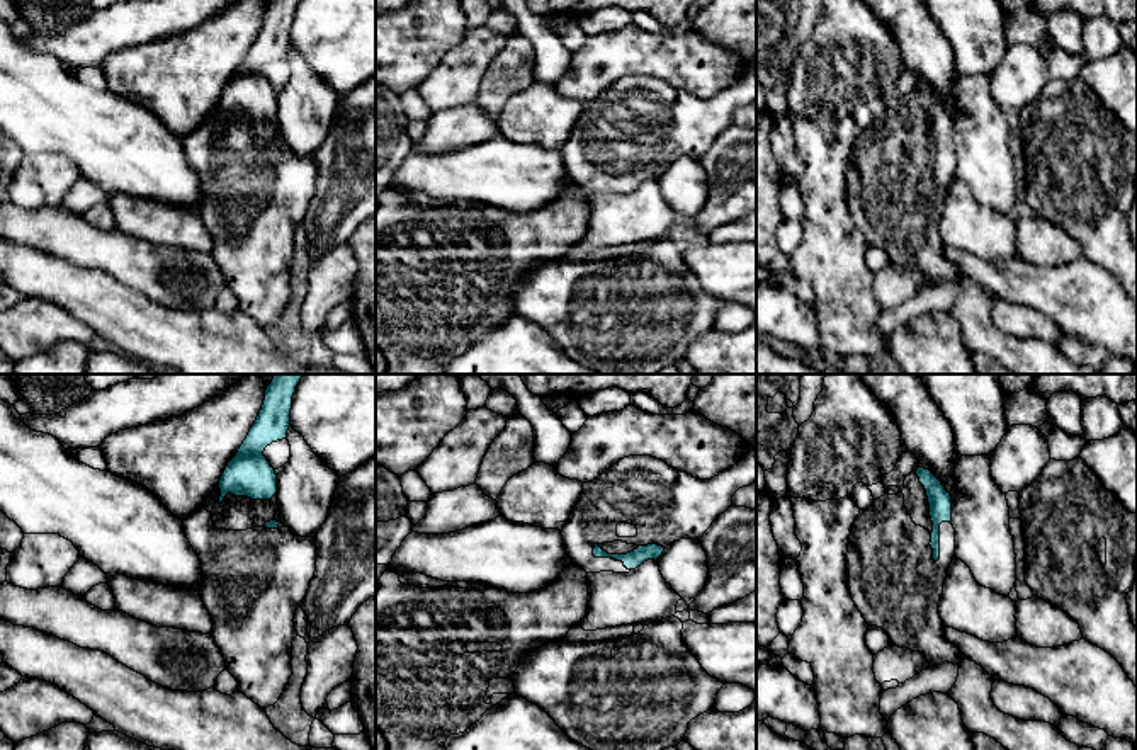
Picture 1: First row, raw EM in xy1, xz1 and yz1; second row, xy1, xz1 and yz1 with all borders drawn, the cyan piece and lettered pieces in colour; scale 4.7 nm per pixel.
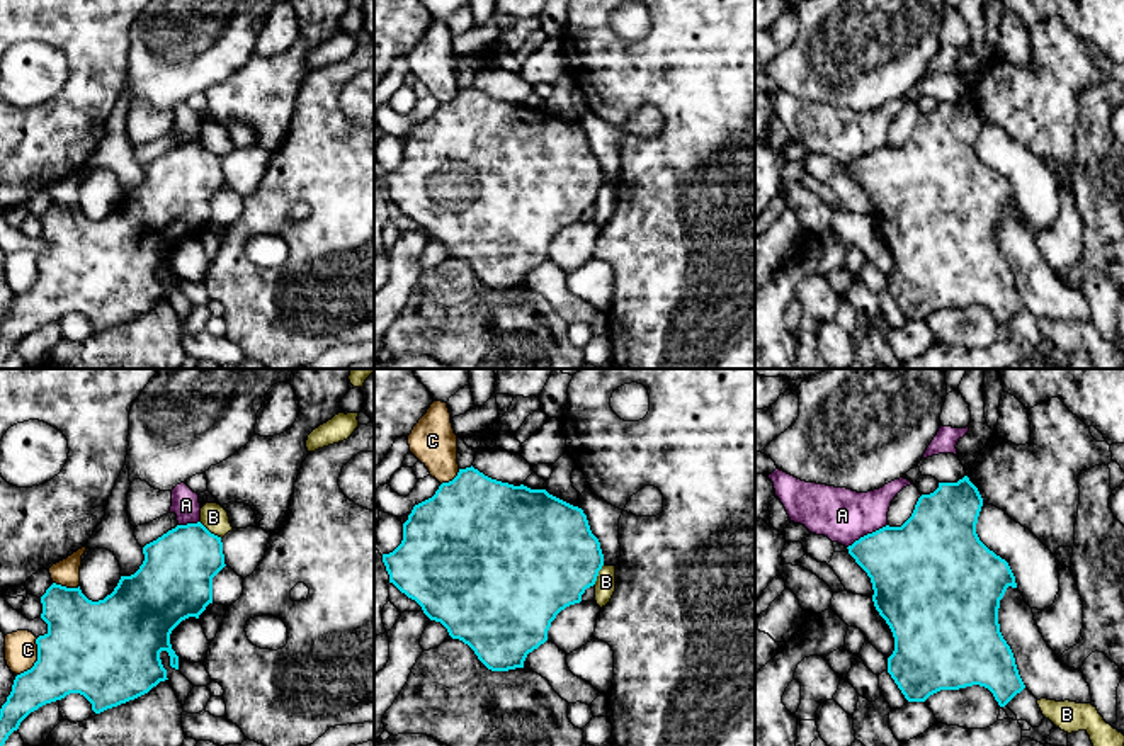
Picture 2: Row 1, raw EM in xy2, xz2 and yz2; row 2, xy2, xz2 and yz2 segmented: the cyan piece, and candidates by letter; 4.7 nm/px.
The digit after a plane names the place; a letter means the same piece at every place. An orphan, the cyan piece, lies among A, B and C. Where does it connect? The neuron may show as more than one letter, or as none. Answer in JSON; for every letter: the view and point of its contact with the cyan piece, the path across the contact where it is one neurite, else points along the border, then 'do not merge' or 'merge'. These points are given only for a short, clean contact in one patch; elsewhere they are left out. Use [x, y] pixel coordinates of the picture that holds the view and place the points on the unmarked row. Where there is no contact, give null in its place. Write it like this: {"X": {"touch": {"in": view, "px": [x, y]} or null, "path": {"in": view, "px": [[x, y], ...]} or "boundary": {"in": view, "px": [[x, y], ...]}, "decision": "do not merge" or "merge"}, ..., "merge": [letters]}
{"A": {"touch": {"in": "yz2", "px": [868, 153]}, "boundary": {"in": "yz2", "px": [[886, 143], [861, 155], [847, 167]]}, "decision": "do not merge"}, "B": {"touch": {"in": "xy2", "px": [210, 152]}, "decision": "do not merge"}, "C": {"touch": {"in": "xy2", "px": [38, 279]}, "decision": "do not merge"}, "merge": []}

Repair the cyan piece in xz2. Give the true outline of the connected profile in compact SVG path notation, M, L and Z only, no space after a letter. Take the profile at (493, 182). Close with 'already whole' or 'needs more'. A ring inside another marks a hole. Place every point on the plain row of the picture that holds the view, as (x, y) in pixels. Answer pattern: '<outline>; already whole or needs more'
M471 85L459 88L432 117L413 126L403 143L401 163L383 173L383 182L389 202L415 219L430 240L440 241L452 258L468 263L488 289L508 291L524 287L527 274L548 260L556 235L582 221L585 209L597 201L604 173L582 127L546 109L491 99Z; already whole

